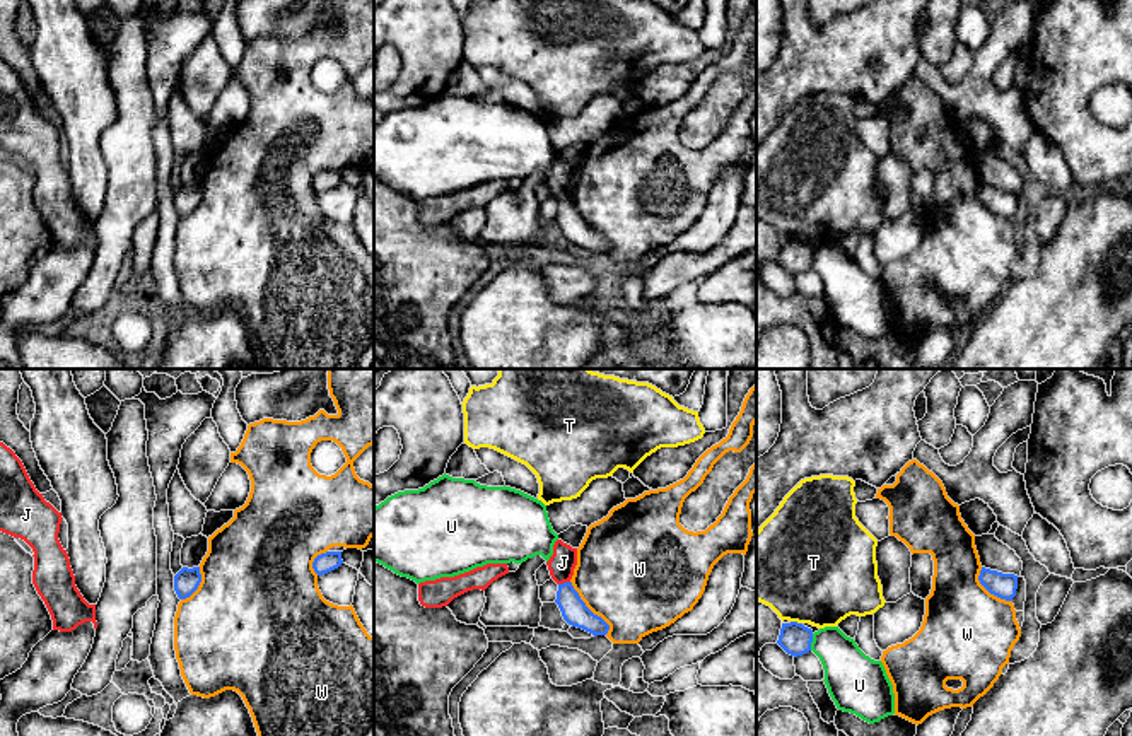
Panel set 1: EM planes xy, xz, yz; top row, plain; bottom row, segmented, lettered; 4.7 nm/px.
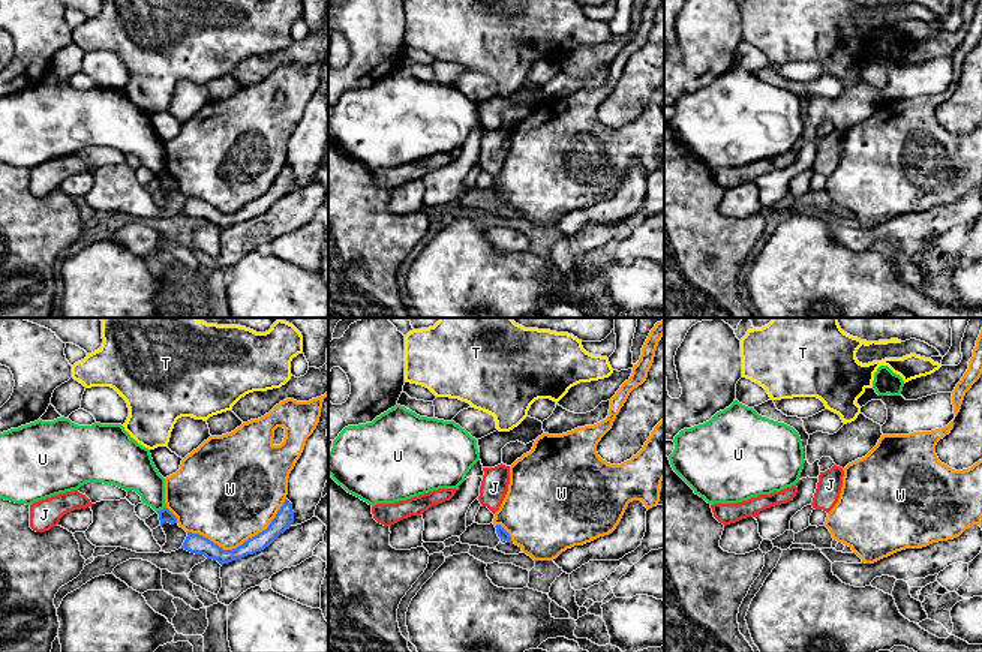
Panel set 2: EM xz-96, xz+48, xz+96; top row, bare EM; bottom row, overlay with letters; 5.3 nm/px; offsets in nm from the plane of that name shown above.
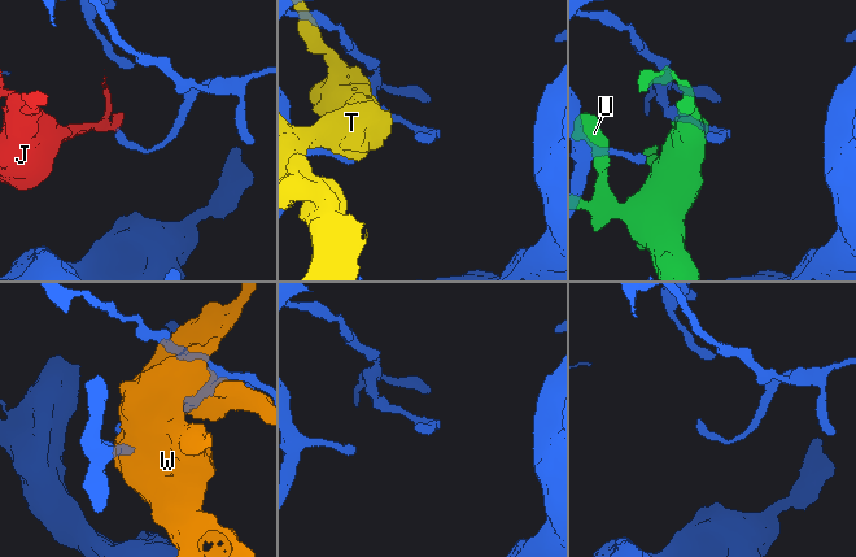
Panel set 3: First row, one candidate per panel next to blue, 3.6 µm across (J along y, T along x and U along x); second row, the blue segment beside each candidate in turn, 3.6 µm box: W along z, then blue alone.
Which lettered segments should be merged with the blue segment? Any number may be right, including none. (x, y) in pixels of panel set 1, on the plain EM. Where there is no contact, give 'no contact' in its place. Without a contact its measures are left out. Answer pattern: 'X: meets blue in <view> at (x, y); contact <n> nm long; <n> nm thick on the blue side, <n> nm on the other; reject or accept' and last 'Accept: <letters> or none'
J: meets blue in xz at (564, 200); contact 60 nm long; 120 nm thick on the blue side, 120 nm on the other; reject
T: meets blue in yz at (796, 239); contact 60 nm long; 150 nm thick on the blue side, 500 nm on the other; reject
U: meets blue in yz at (811, 258); contact 80 nm long; 150 nm thick on the blue side, 260 nm on the other; reject
W: meets blue in xz at (588, 226); contact 300 nm long; 120 nm thick on the blue side, 480 nm on the other; reject
Accept: none

